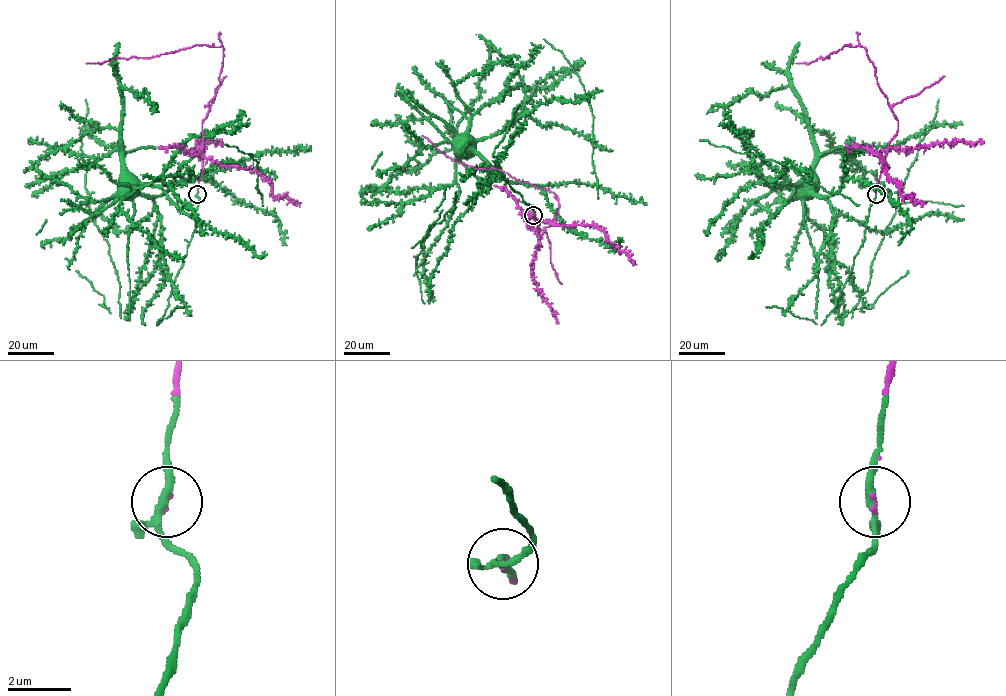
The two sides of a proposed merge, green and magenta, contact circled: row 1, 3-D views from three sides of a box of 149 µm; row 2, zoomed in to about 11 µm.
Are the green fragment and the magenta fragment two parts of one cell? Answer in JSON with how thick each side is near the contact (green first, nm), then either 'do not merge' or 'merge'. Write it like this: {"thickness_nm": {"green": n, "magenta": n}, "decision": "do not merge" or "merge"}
{"thickness_nm": {"green": 200, "magenta": 70}, "decision": "merge"}

